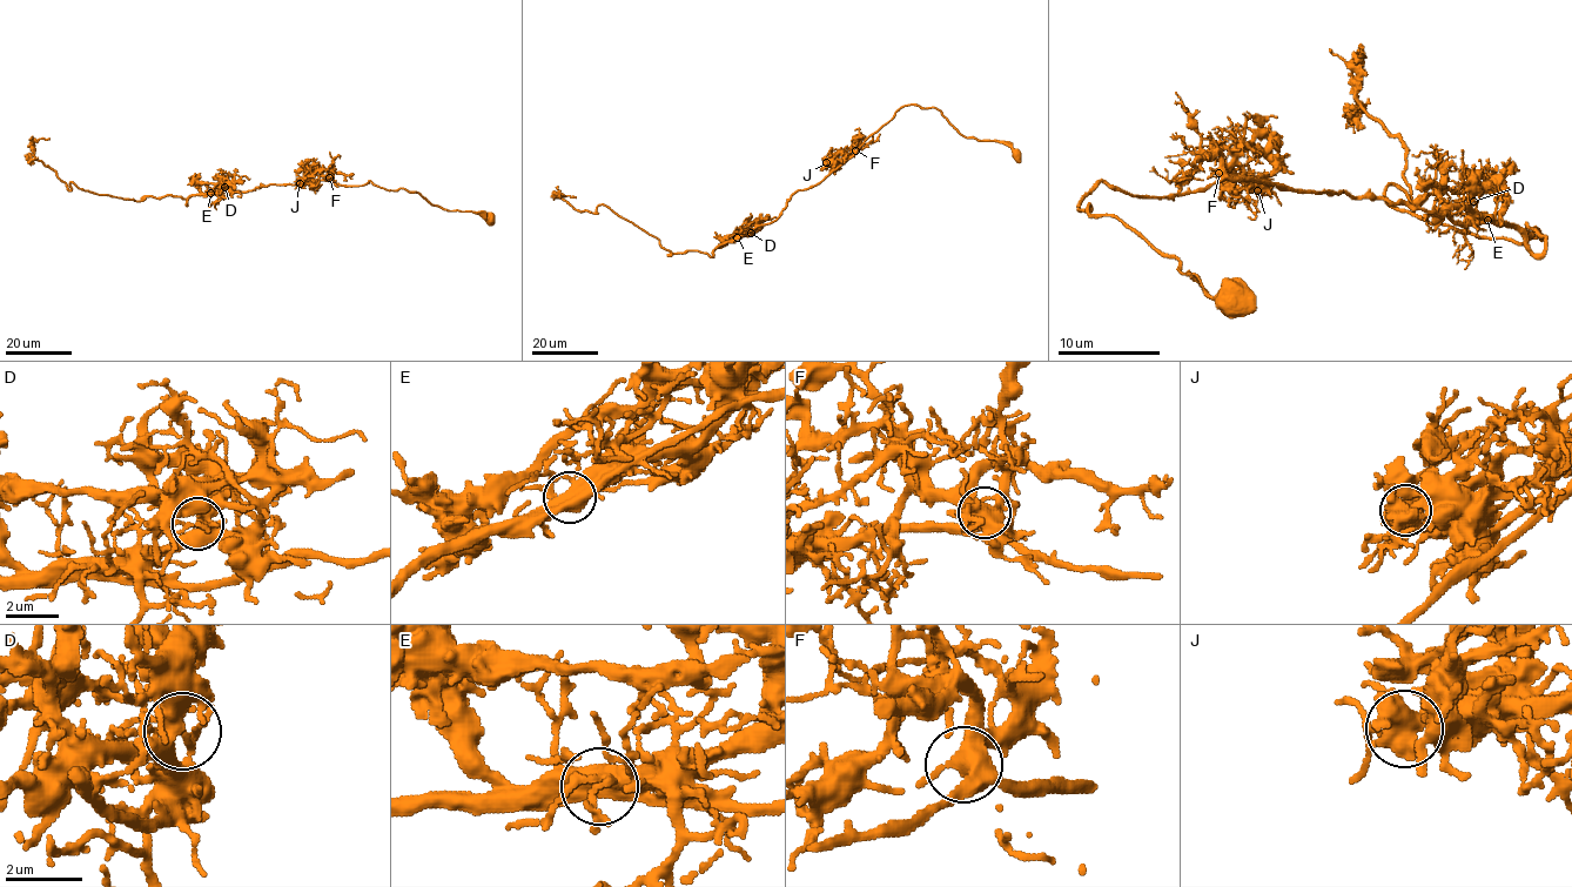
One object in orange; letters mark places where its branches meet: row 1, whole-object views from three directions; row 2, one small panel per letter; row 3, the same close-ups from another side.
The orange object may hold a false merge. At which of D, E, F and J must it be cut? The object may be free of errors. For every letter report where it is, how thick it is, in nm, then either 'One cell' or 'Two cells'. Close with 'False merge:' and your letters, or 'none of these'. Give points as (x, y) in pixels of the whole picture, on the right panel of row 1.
D: Place: (1473, 201). Thickness 400 nm. One cell
E: Place: (1487, 220). Thickness 500 nm. Two cells
F: Place: (1218, 173). Thickness 500 nm. One cell
J: Place: (1257, 190). Thickness 500 nm. One cell
False merge: E

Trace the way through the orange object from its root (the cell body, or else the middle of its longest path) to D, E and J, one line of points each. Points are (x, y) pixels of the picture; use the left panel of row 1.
D: (247, 192), (224, 187)
E: (247, 192), (210, 193)
J: (247, 192), (269, 185), (300, 183)

